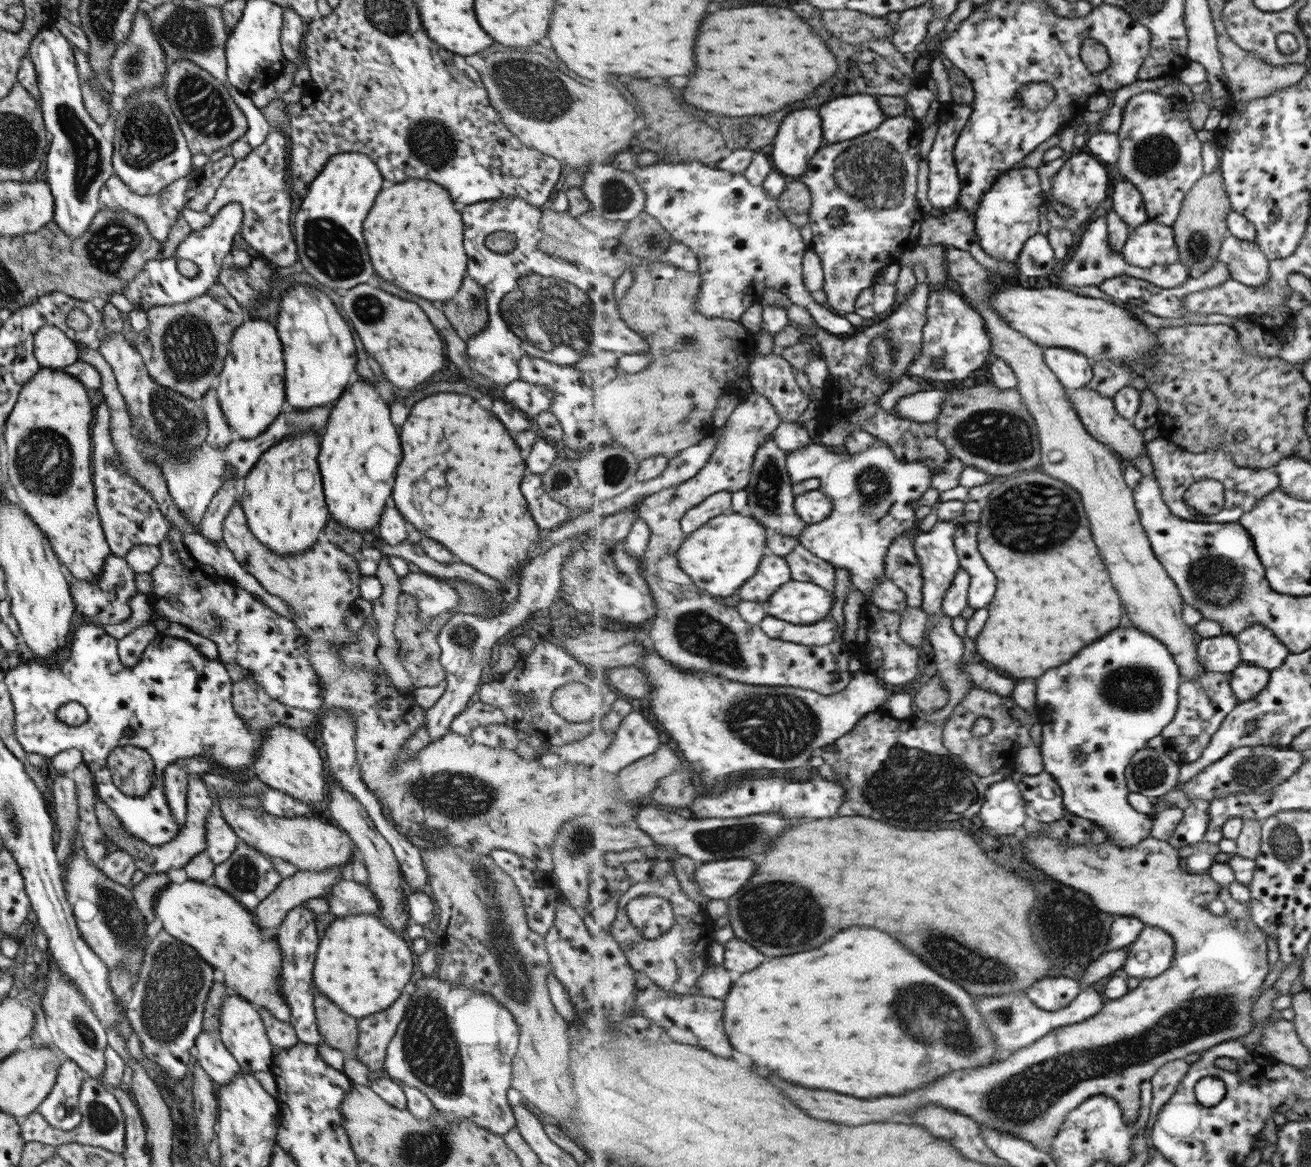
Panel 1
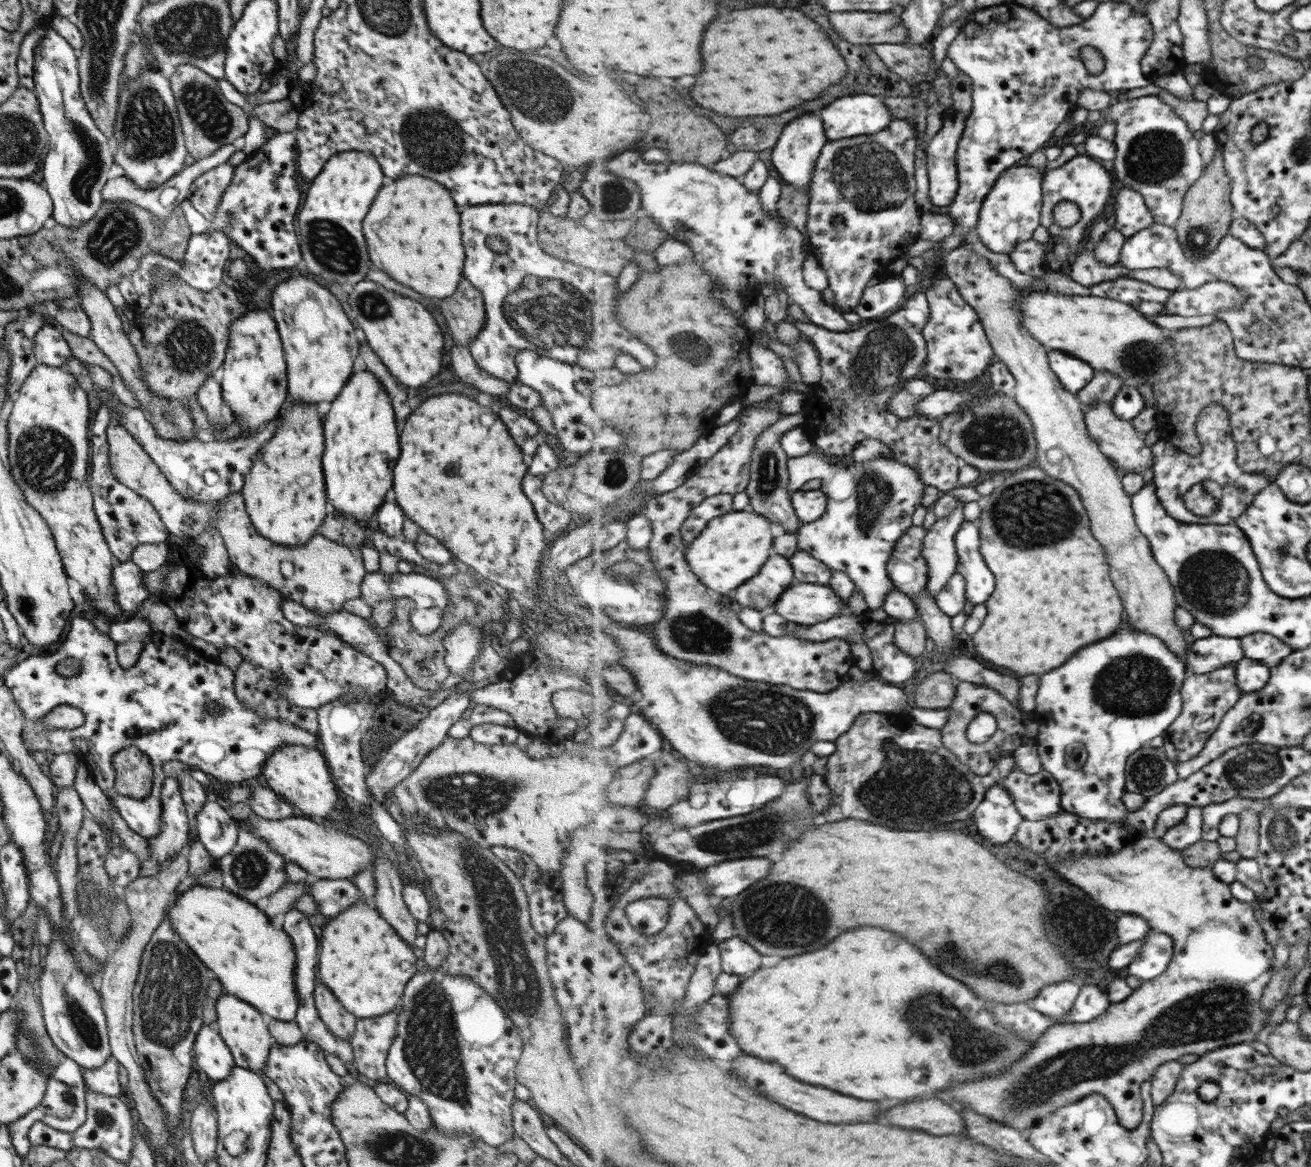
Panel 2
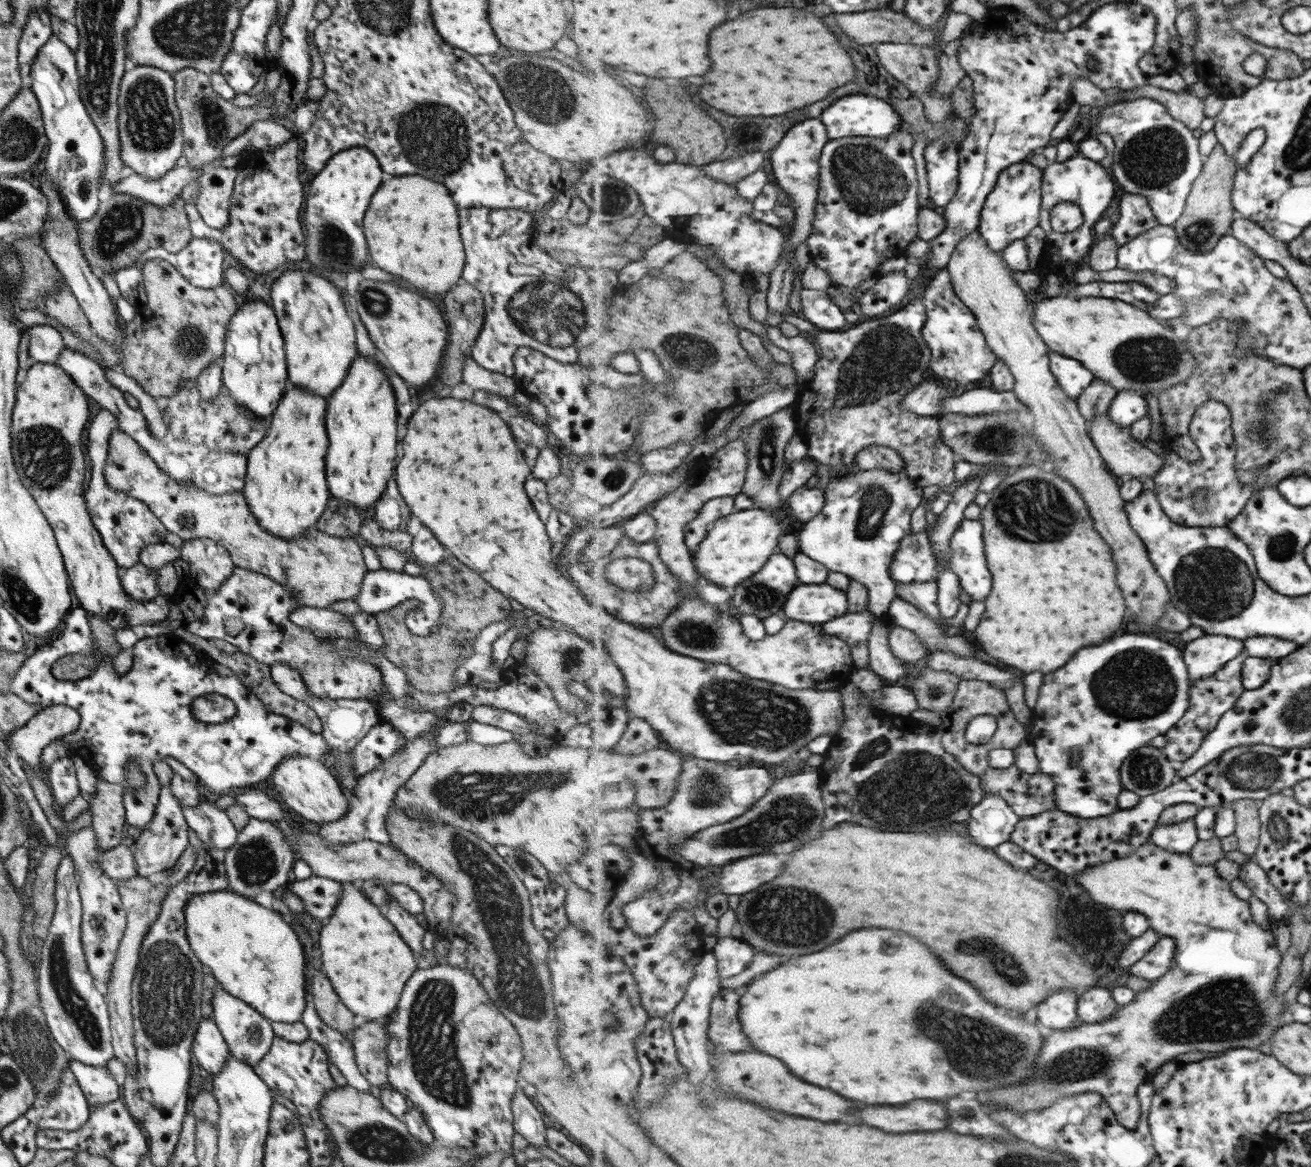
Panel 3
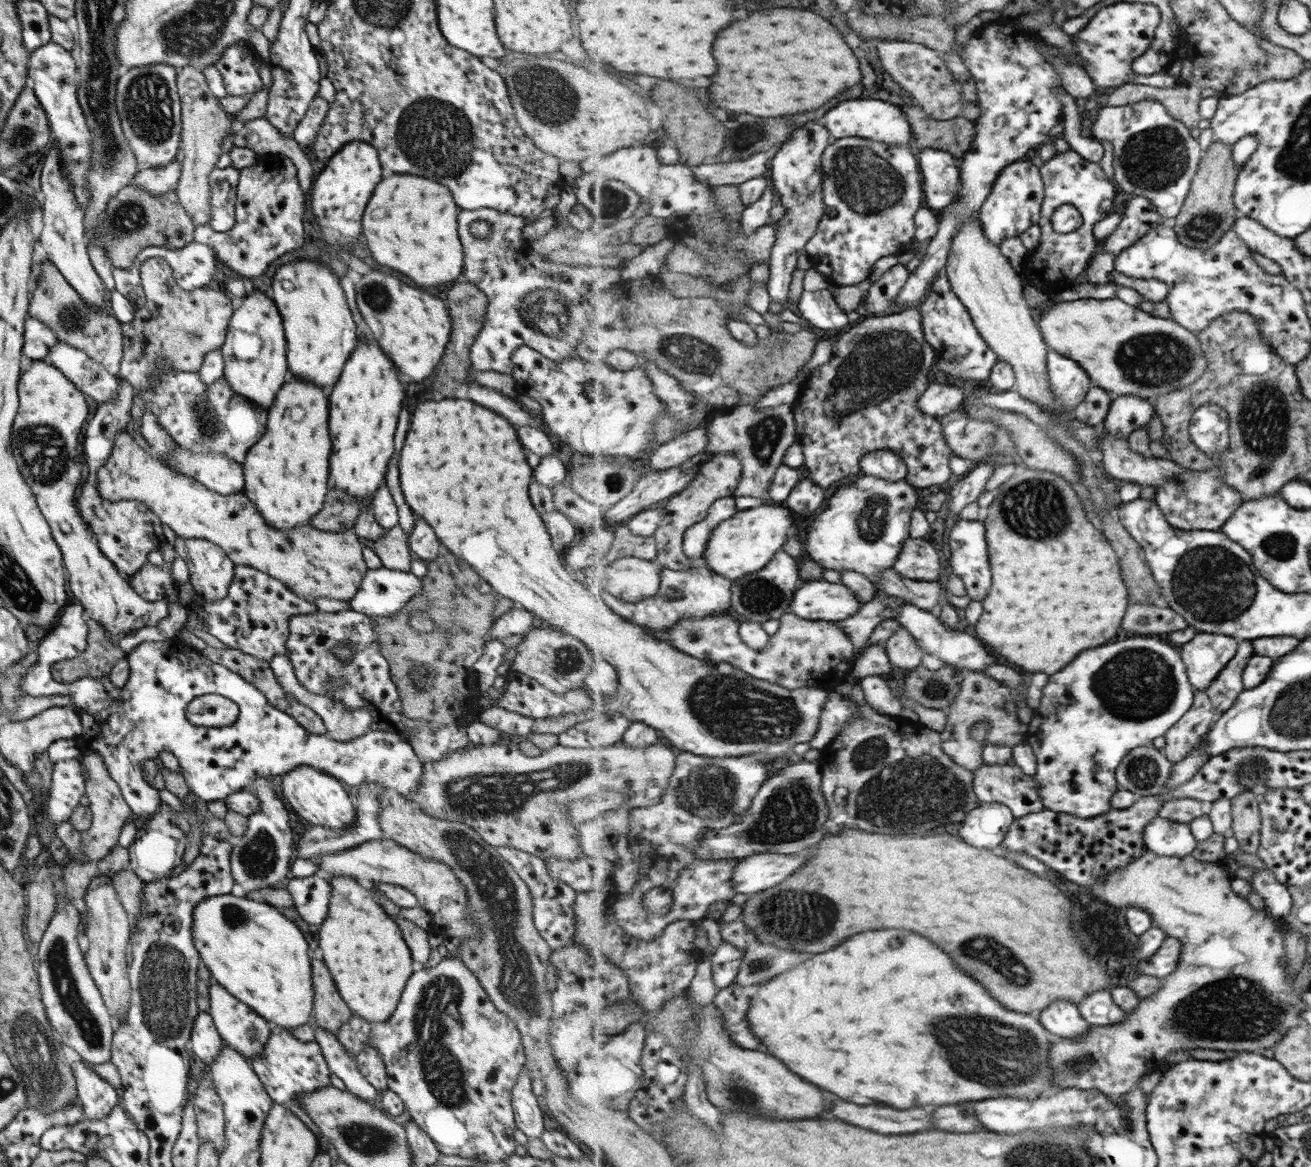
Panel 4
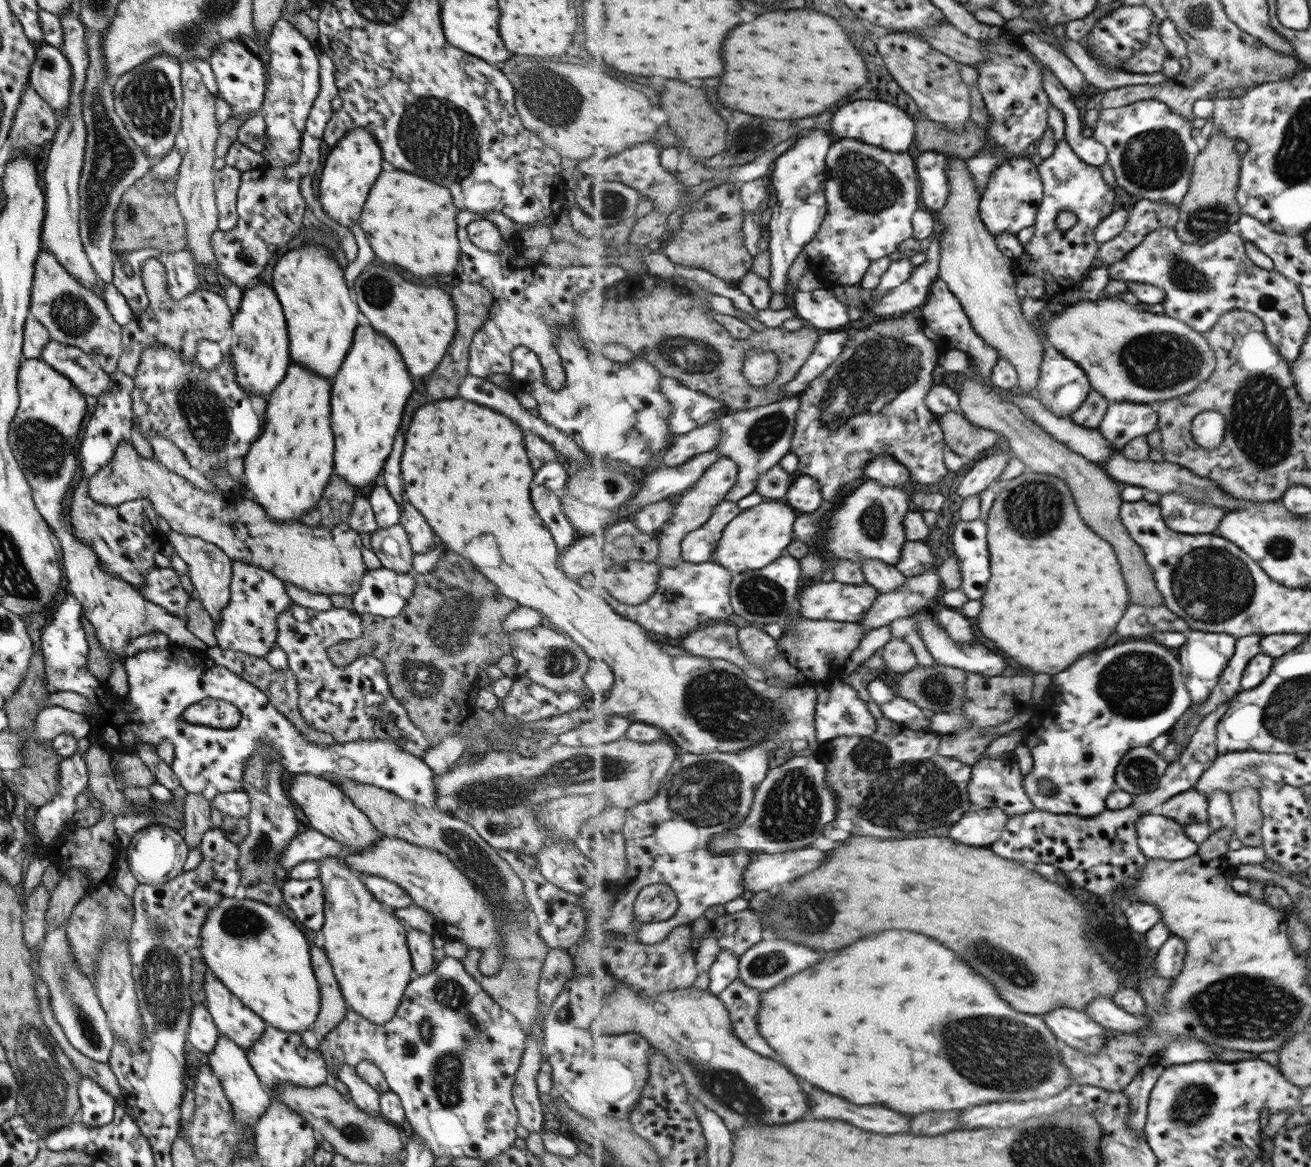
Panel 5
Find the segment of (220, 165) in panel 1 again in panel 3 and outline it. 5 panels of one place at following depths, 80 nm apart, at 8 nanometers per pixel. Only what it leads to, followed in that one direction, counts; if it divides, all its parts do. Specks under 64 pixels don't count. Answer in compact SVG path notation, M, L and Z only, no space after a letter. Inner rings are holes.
M236 167L208 168L198 179L200 188L193 204L209 228L221 228L228 223L229 205L237 171Z

